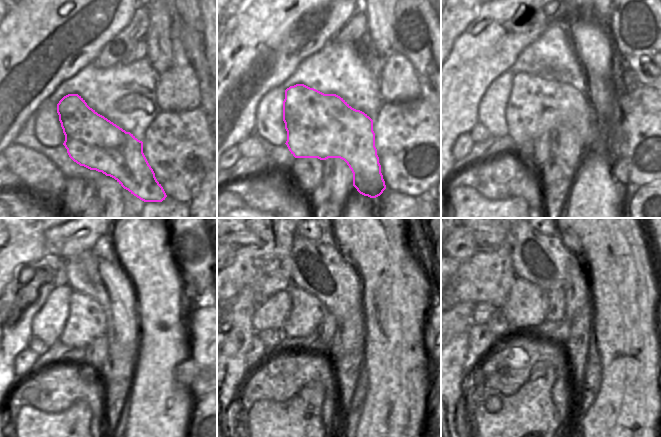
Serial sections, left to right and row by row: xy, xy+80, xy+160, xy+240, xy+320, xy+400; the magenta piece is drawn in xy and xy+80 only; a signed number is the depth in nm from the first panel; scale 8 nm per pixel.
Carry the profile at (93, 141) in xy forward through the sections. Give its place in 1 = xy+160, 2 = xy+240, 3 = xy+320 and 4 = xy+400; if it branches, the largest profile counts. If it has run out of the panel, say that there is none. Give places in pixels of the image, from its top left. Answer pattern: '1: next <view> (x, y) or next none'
1: next xy+160 (536, 105)
2: next xy+240 (87, 320)
3: next xy+320 (307, 311)
4: next xy+400 (526, 308)

